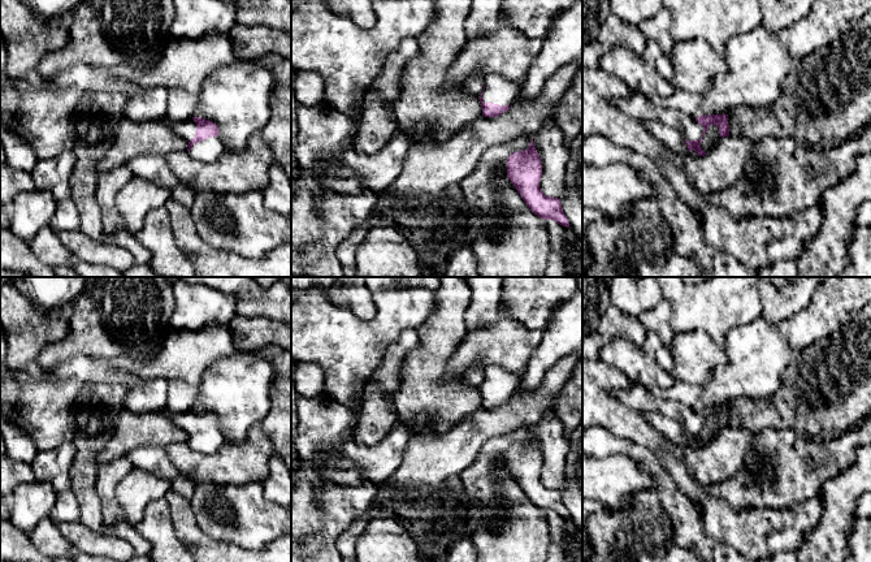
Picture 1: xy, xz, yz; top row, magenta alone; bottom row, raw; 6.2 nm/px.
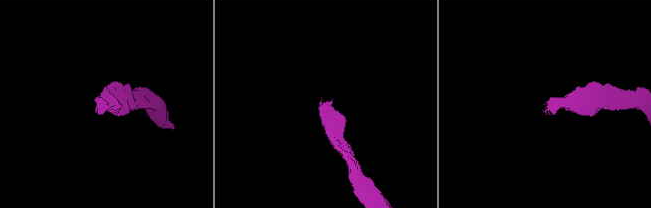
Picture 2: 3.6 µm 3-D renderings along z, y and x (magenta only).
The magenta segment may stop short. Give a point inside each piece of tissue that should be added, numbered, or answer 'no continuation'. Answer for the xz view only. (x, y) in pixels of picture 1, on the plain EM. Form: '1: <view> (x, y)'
1: xz (498, 381)

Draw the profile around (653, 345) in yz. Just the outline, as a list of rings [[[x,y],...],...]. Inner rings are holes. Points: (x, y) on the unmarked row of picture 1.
[[[647,332],[642,349],[651,355],[663,369],[675,377],[671,349],[663,345],[658,334],[654,332]]]

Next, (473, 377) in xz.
[[[474,366],[471,367],[464,375],[464,382],[471,388],[480,388],[484,382],[485,368]]]

